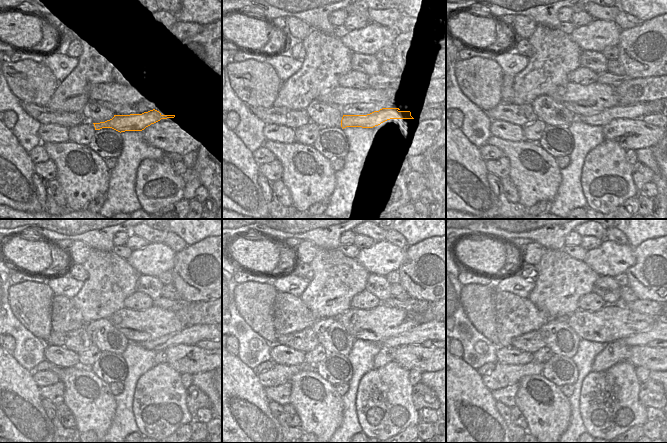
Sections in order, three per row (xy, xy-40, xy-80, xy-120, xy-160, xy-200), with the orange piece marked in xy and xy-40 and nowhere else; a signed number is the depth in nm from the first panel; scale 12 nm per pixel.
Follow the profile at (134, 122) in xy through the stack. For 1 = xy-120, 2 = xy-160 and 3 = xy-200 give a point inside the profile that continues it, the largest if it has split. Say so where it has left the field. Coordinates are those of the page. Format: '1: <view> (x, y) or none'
1: xy-120 (190, 336)
2: xy-160 (422, 332)
3: xy-200 (642, 338)

